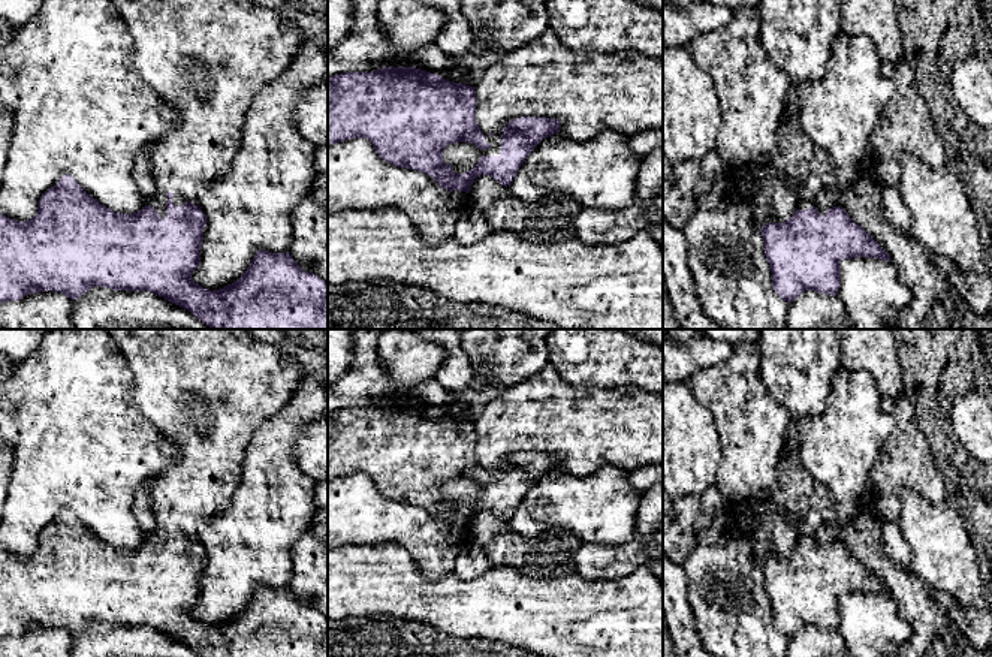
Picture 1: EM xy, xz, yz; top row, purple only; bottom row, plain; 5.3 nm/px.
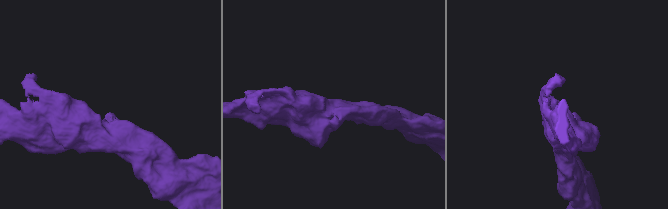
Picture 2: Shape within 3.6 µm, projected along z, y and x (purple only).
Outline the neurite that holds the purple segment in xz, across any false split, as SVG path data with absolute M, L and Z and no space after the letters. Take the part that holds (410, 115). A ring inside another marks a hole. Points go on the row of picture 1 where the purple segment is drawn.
M385 67L334 75L328 78L328 145L365 138L383 160L428 174L449 192L470 193L479 175L489 175L501 186L510 186L534 147L561 127L558 120L521 117L492 135L477 126L476 106L476 87L456 84L422 69ZM456 142L479 148L477 165L464 174L455 174L453 165L443 162L443 150Z

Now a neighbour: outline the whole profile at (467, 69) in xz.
M476 30L470 51L461 57L450 57L447 66L437 75L456 84L476 87L488 66L501 58L506 51L494 51L486 39L488 30Z

